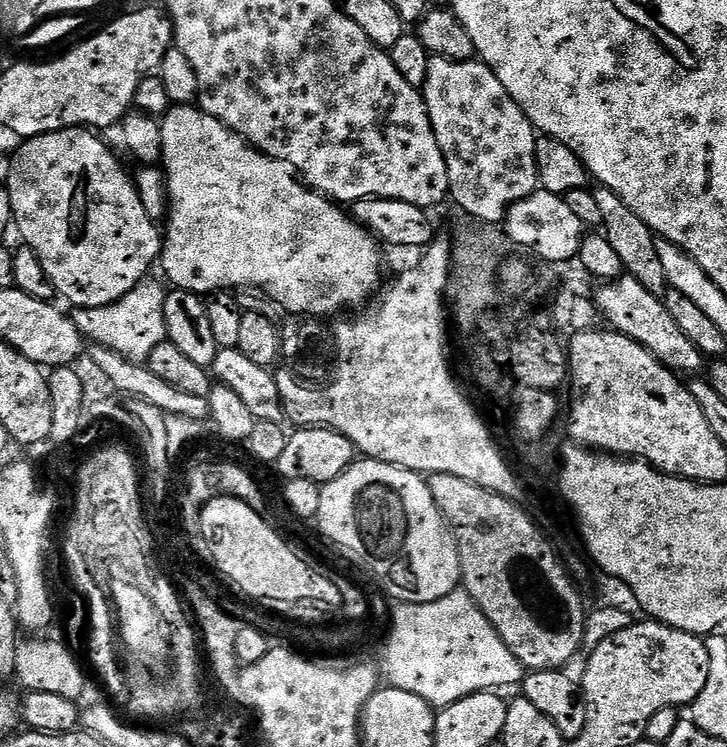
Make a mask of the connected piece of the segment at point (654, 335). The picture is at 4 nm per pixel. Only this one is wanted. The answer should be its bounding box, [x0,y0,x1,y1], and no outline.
[594,274,705,374]

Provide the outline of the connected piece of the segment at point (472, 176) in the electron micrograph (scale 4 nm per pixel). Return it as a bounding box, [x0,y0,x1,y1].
[422,56,540,224]

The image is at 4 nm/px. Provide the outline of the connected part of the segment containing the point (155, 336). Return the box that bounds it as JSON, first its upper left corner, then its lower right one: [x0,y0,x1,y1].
[71,278,168,364]

